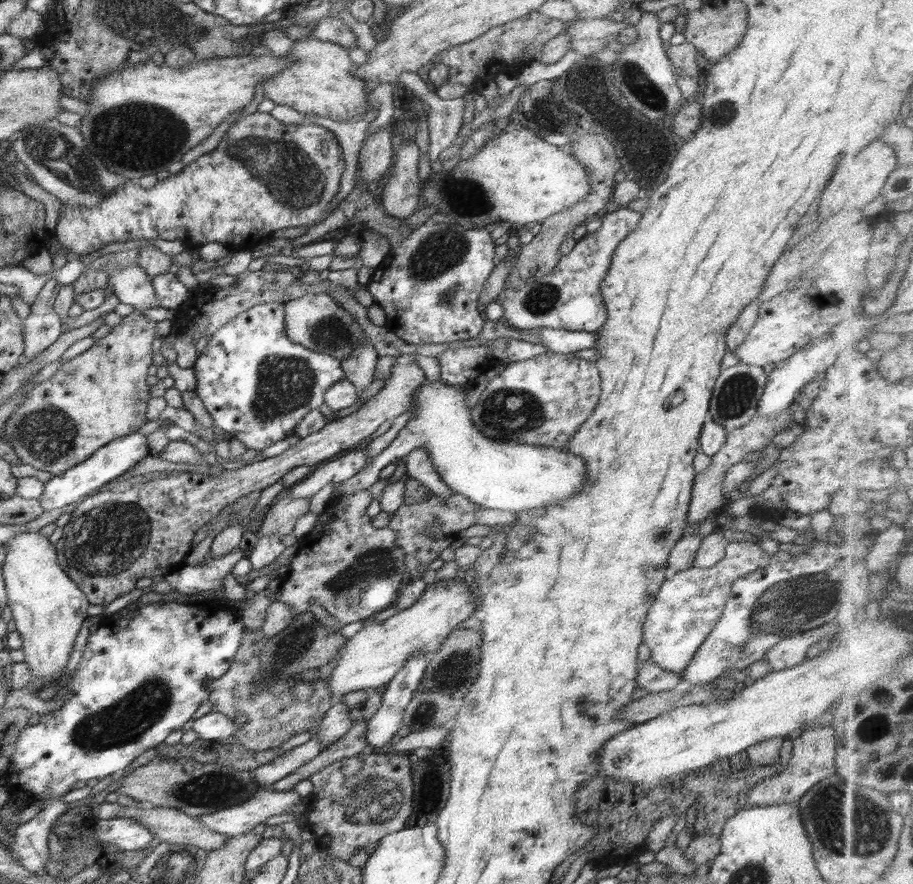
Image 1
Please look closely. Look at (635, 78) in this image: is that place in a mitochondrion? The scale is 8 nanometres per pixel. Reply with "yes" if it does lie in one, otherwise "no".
yes

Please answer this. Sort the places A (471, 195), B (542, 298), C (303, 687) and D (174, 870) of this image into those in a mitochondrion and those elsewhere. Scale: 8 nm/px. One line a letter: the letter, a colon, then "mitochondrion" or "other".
A: mitochondrion
B: mitochondrion
C: mitochondrion
D: mitochondrion

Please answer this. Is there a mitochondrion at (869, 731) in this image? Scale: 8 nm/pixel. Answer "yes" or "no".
yes

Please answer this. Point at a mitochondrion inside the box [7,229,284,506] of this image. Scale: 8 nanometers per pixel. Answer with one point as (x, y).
(48, 434)

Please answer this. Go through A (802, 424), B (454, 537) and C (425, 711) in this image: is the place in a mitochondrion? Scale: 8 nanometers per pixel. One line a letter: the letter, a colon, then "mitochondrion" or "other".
A: other
B: other
C: mitochondrion

